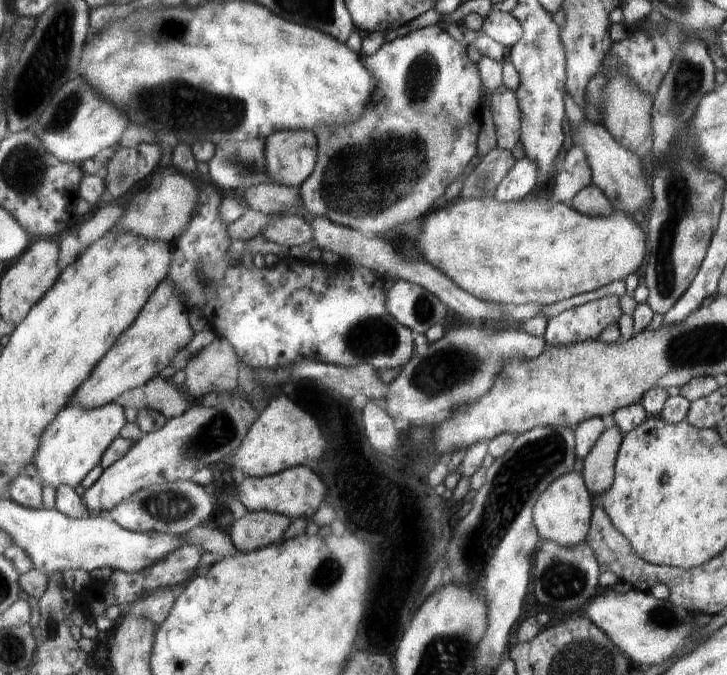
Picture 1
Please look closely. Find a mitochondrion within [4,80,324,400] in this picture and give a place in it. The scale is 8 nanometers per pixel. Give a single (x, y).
(66, 109)

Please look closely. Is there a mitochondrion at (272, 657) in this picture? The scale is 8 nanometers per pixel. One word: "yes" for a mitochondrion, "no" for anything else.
no

